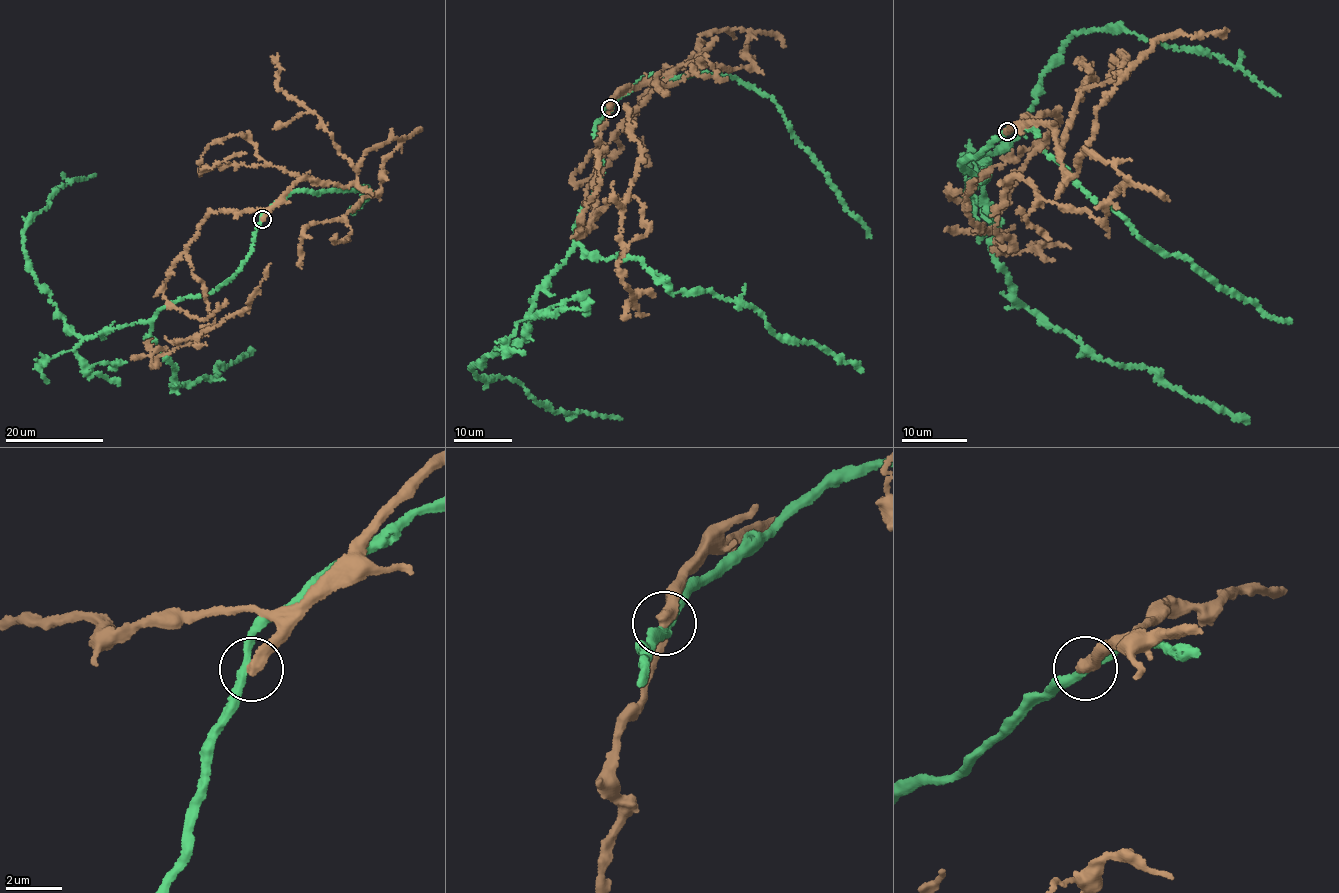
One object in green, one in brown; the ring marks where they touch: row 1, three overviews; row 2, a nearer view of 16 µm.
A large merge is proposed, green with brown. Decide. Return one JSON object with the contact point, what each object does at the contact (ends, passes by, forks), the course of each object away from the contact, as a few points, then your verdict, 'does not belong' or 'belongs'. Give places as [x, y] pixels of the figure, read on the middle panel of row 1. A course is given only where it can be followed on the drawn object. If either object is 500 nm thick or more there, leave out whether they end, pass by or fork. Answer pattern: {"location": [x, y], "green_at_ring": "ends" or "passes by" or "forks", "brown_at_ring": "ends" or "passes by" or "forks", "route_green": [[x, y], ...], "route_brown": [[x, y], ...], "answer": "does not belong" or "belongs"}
{"location": [610, 108], "green_at_ring": "passes by", "brown_at_ring": "ends", "route_green": [[609, 108], [595, 193], [538, 287], [528, 334], [471, 368], [510, 377], [555, 413], [622, 419]], "route_brown": [[609, 107], [593, 213], [639, 199], [647, 230], [626, 244], [620, 224], [640, 152], [627, 103]], "answer": "does not belong"}

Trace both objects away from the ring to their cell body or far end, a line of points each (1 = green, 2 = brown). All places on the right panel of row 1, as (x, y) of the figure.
1: (1008, 131), (963, 167), (985, 179), (979, 159), (1010, 146), (1083, 31), (1215, 55), (1279, 96)
2: (1007, 131), (1056, 113), (998, 215), (996, 233), (1013, 247), (970, 220), (975, 179)

